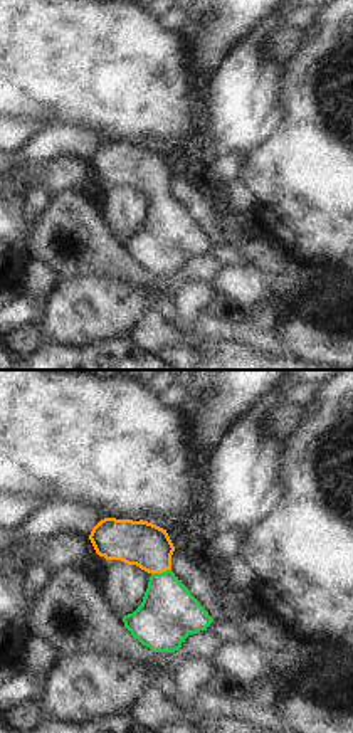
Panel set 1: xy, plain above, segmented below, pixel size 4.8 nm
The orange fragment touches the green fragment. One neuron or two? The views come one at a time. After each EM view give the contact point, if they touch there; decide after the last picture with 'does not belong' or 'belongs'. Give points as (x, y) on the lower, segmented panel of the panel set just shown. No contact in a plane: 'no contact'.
meets orange at (160, 572)

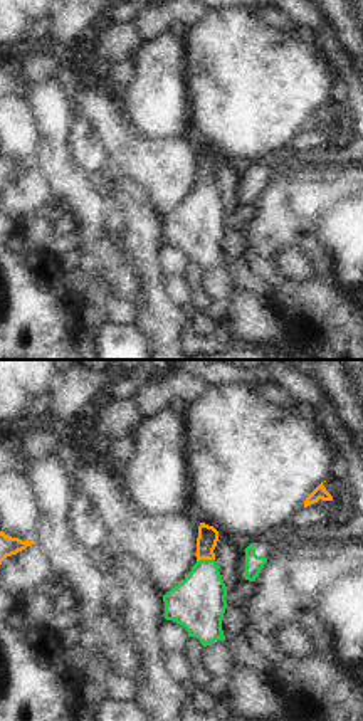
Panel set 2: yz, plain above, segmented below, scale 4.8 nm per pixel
meets orange at (205, 558)

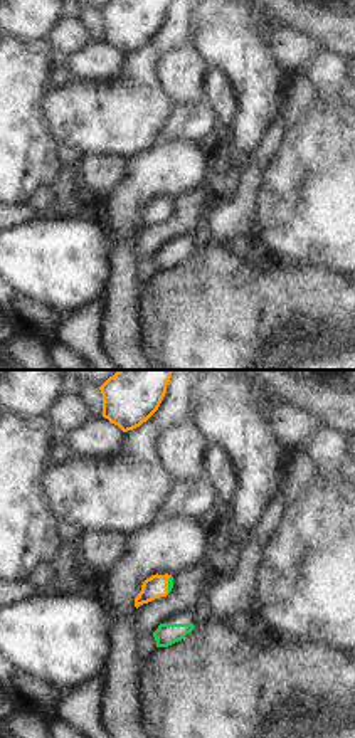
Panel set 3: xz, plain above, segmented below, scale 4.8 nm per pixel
meets orange at (167, 584)

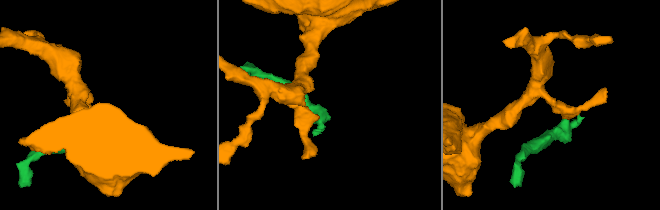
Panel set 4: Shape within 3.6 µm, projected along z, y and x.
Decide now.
belongs

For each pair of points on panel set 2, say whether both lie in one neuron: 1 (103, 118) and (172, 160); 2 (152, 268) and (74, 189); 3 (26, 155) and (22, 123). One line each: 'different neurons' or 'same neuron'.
1: same neuron
2: different neurons
3: same neuron

